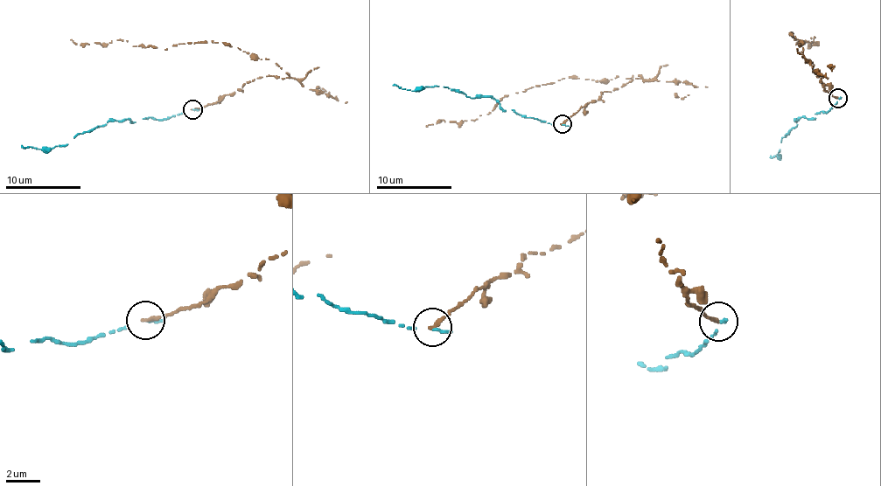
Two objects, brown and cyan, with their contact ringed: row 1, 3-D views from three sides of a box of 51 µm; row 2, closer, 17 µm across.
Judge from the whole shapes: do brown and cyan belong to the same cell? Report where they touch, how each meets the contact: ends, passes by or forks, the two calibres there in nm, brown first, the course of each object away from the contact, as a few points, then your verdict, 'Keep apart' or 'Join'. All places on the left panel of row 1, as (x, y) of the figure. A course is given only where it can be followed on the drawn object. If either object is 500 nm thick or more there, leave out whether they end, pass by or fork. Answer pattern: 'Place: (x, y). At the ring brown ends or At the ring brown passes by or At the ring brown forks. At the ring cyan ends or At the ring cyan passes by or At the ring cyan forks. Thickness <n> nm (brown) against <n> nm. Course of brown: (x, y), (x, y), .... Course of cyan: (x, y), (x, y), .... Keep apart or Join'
Place: (192, 109). At the ring brown ends. At the ring cyan ends. Thickness 240 nm (brown) against 180 nm. Course of brown: (192, 108), (262, 77), (289, 76), (269, 59), (212, 41), (166, 49), (71, 39). Course of cyan: (192, 108), (169, 119), (108, 120), (102, 126), (77, 134), (67, 144), (22, 148). Keep apart

